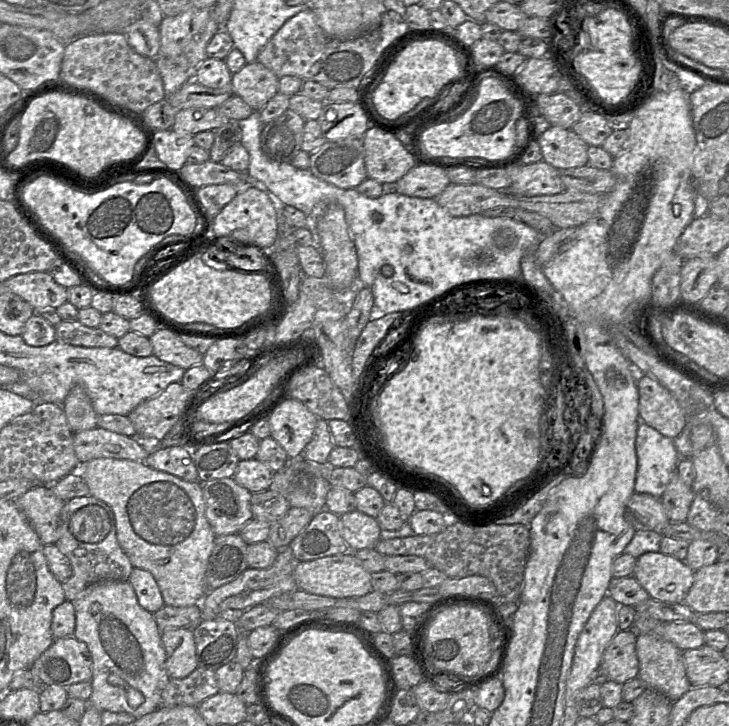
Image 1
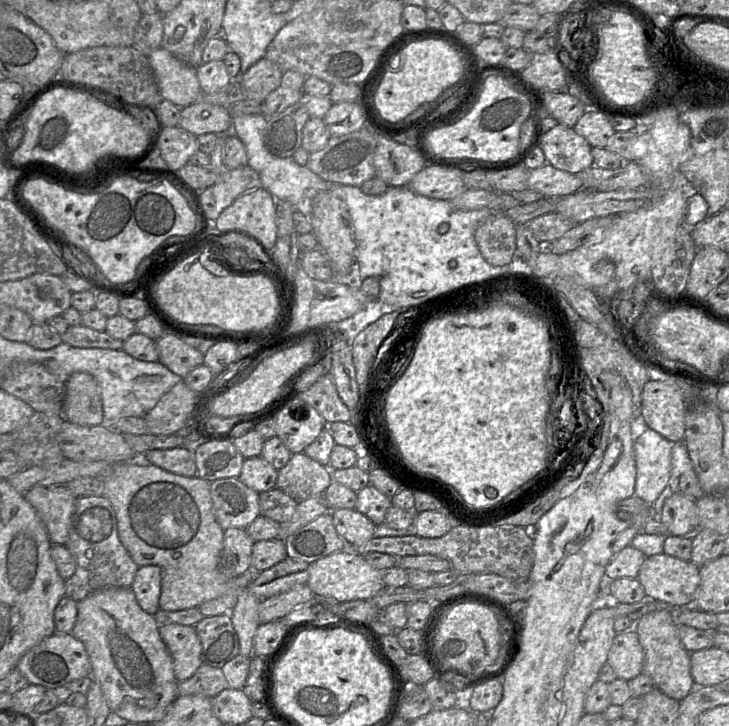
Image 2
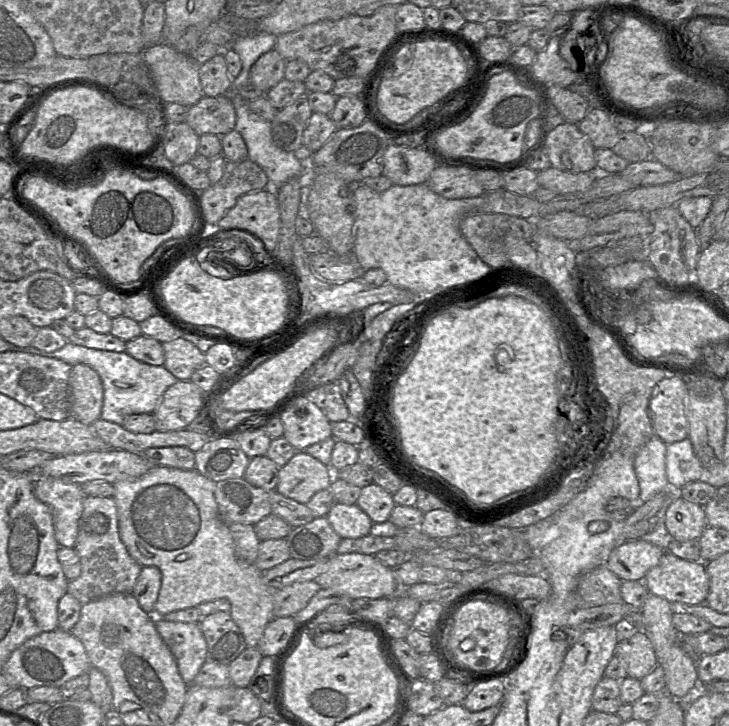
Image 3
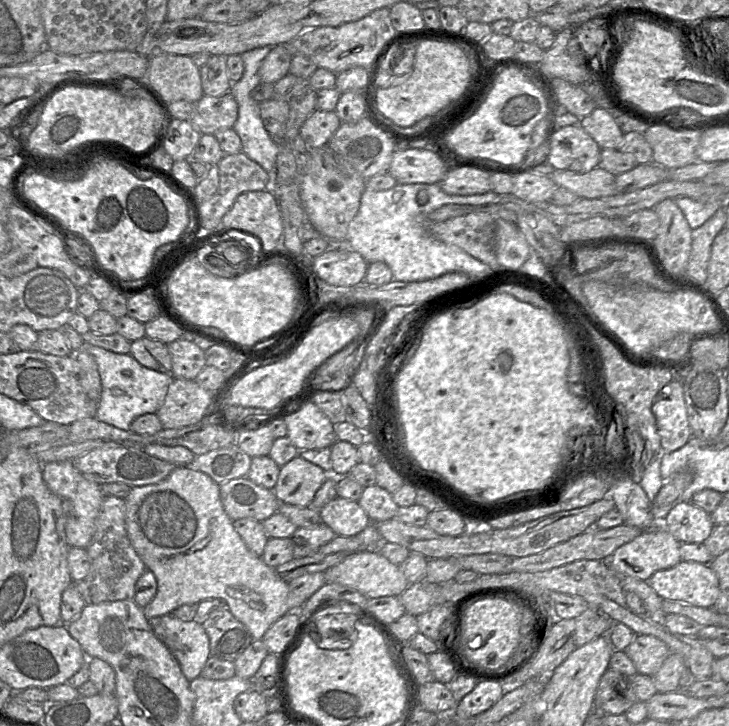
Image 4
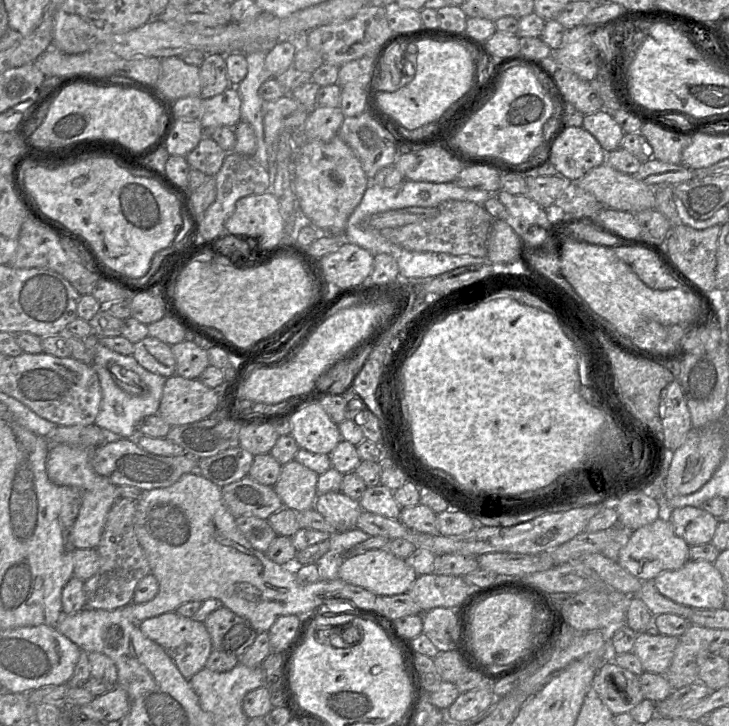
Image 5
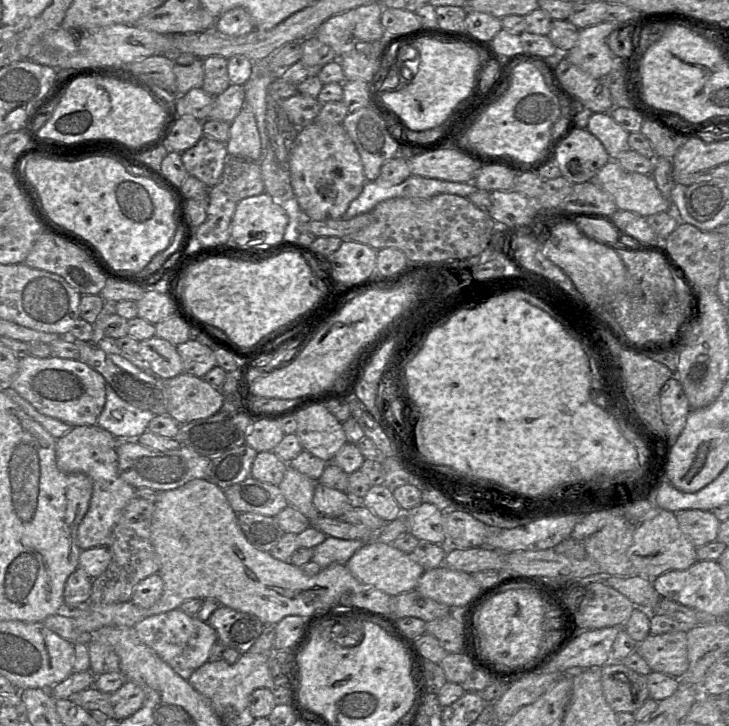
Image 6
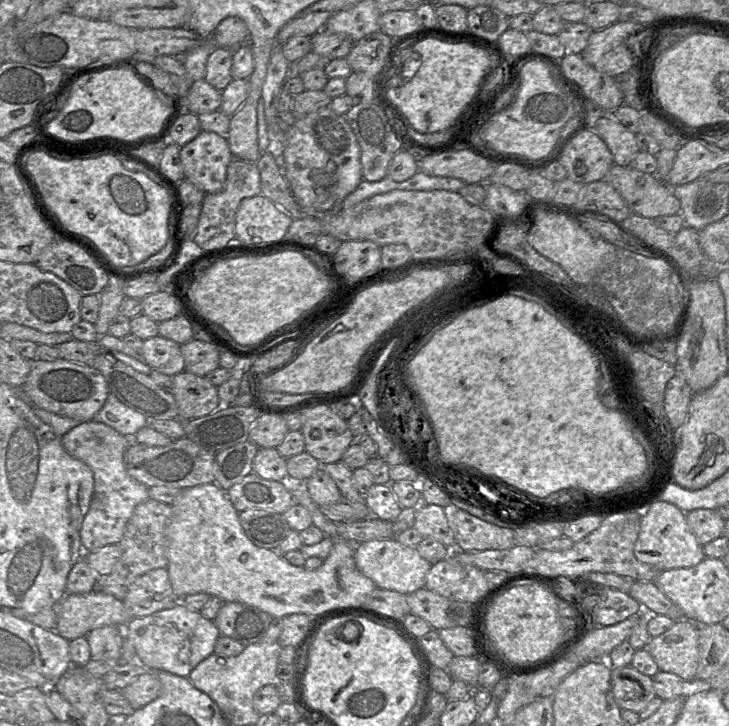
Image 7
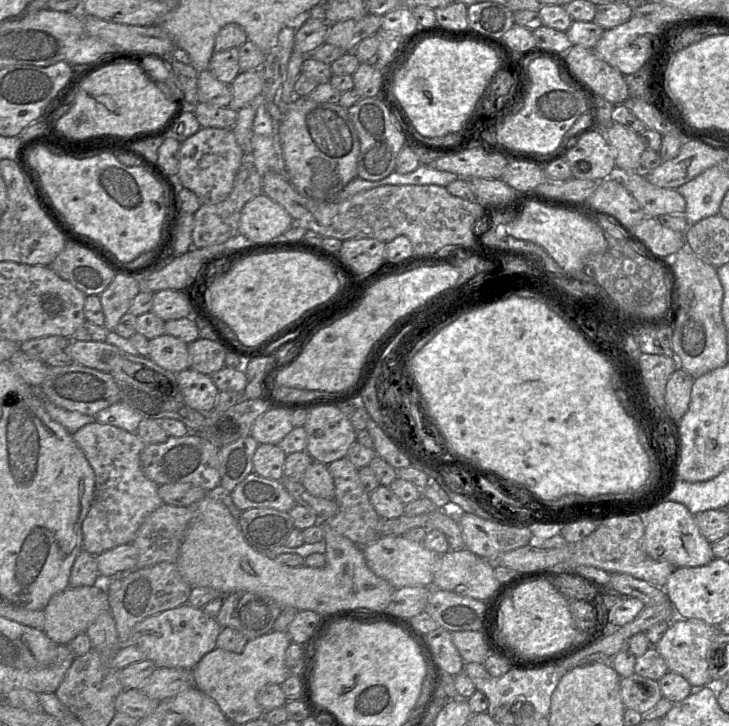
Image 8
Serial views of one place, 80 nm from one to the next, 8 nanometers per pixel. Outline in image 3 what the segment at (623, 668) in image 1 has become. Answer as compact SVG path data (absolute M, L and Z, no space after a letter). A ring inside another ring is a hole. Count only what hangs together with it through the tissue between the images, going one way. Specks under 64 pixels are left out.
M637 630L628 640L618 642L615 655L625 664L628 677L637 680L647 676L658 666L653 645L642 630Z

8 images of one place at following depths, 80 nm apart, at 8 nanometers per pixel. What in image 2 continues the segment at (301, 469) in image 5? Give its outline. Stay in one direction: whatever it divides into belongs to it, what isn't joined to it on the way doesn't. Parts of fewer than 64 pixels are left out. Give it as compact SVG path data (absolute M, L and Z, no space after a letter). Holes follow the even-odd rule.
M302 452L292 454L288 463L278 471L276 487L299 503L314 496L322 496L331 482L332 470Z

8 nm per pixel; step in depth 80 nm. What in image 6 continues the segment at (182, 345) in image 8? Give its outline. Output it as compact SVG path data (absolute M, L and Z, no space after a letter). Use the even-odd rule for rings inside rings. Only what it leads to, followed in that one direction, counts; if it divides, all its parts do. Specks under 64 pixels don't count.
M155 335L140 341L137 355L154 375L163 380L183 373L183 362L176 346Z

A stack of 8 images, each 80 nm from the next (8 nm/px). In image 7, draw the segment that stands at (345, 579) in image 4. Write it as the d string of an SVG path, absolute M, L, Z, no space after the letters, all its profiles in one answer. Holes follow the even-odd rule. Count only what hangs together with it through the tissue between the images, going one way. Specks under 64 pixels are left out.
M395 537L355 544L354 560L358 570L378 588L394 590L404 595L425 587L426 577L432 566L420 556L416 547L403 545Z

